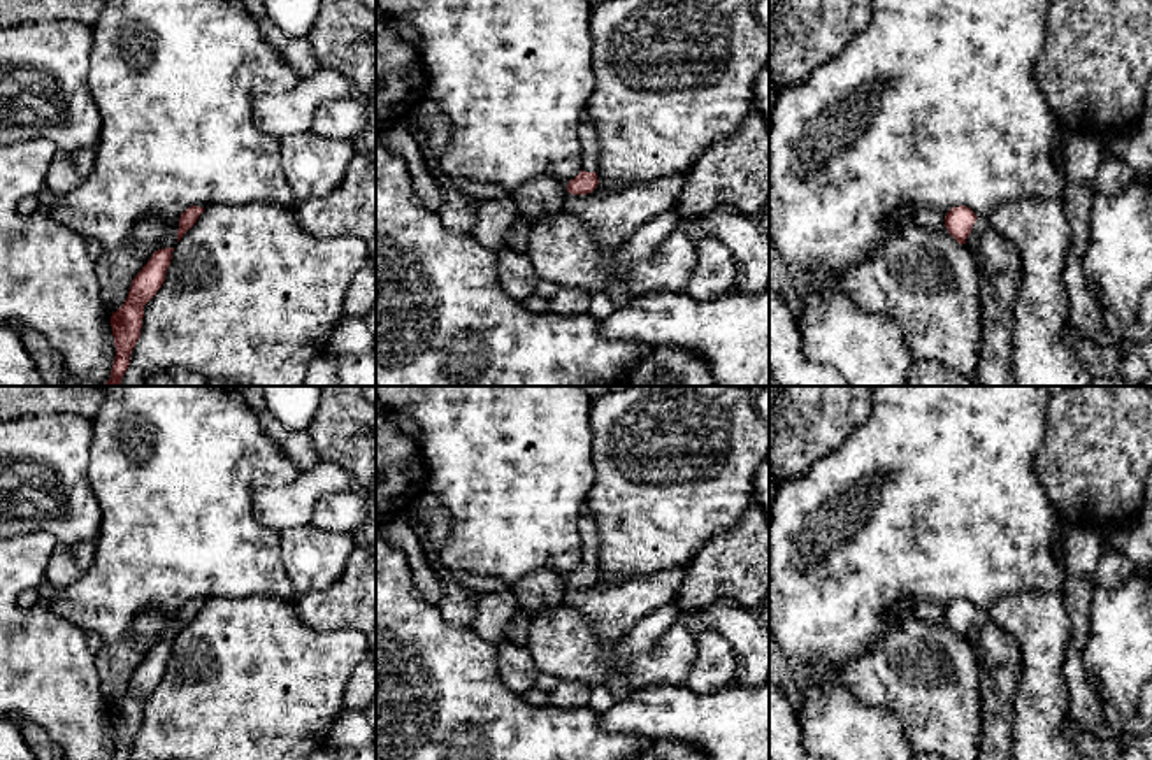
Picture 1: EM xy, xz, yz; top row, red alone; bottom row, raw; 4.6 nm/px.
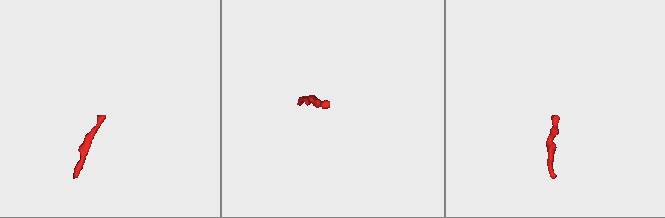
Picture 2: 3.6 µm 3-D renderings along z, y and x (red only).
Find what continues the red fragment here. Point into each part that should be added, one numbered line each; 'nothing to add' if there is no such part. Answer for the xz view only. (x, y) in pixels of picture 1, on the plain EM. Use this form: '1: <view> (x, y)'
1: xz (587, 525)

